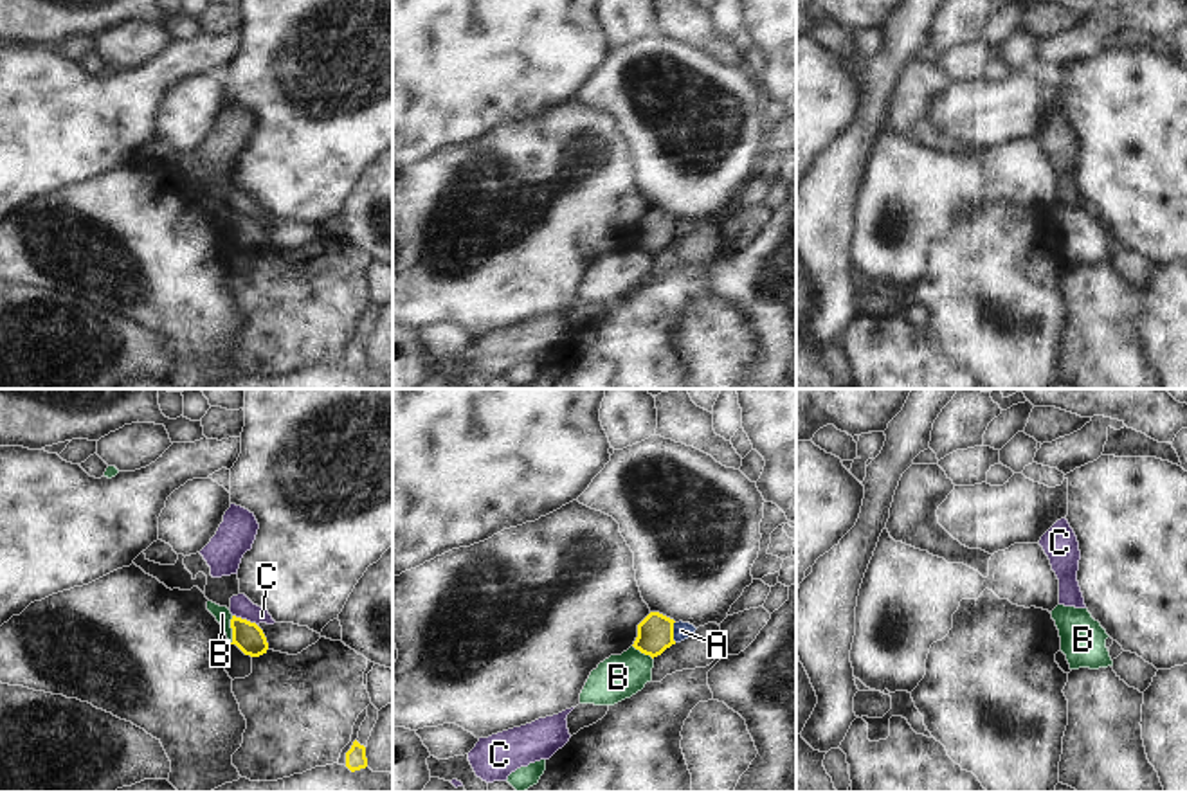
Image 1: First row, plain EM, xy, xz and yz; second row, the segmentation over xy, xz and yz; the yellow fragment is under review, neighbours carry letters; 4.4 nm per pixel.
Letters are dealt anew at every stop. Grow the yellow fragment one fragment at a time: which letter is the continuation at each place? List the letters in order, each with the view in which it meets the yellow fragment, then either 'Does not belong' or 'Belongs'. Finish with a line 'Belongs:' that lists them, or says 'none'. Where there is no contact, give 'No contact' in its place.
A: Touches yellow in xz. Does not belong
B: Touches yellow in xy. Does not belong
C: Touches yellow in xy. Does not belong
Belongs: none

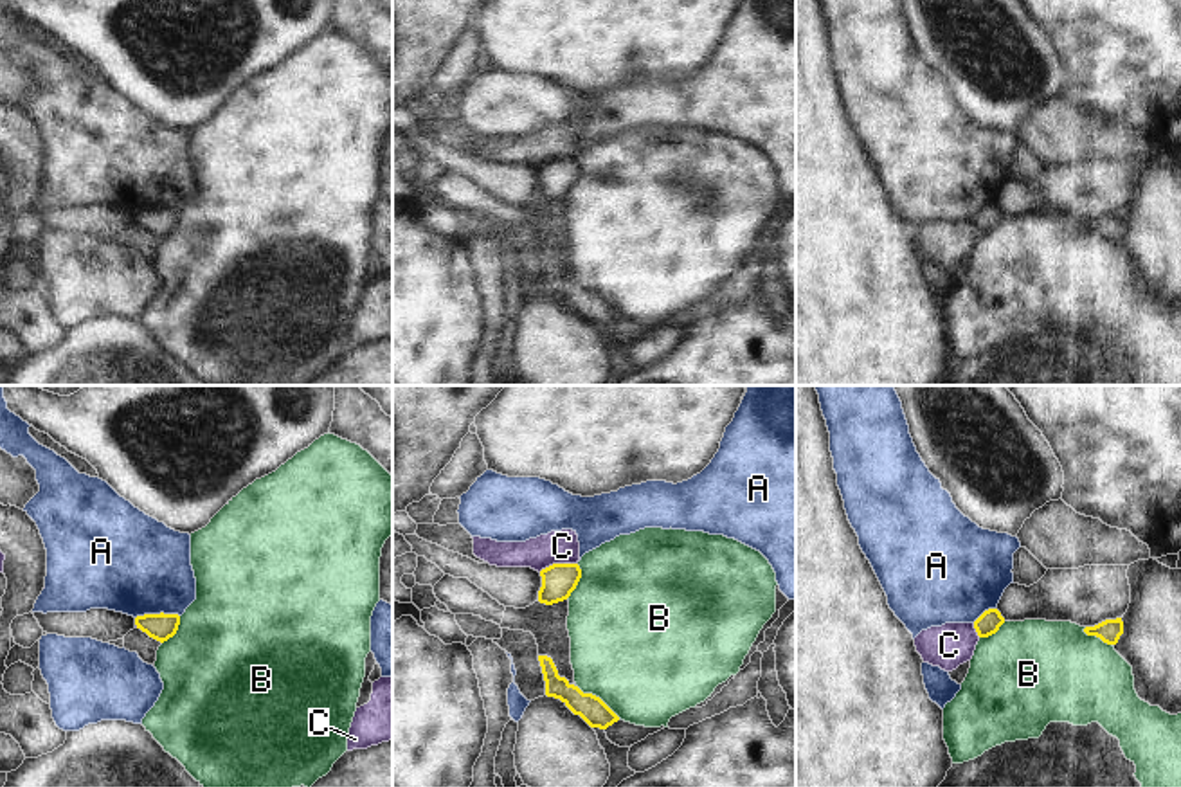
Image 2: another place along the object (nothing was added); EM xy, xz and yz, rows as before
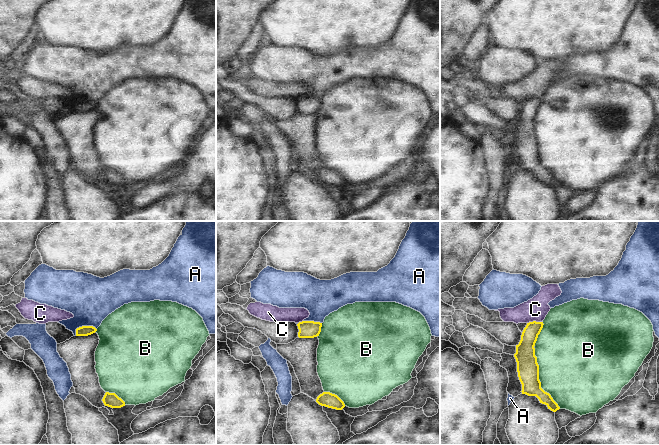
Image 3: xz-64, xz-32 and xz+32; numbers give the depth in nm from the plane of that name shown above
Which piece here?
A: Touches yellow in xy. Does not belong
B: Touches yellow in xz. Does not belong
C: Touches yellow in xz. Does not belong
Belongs: none

